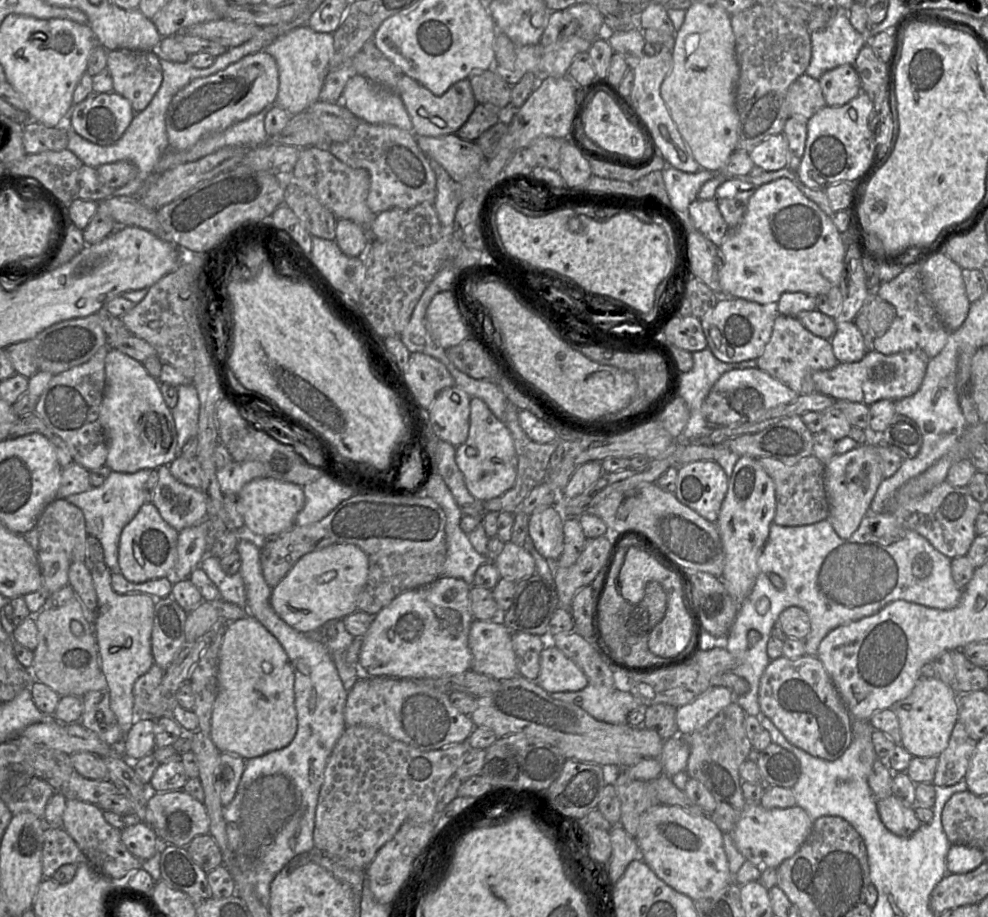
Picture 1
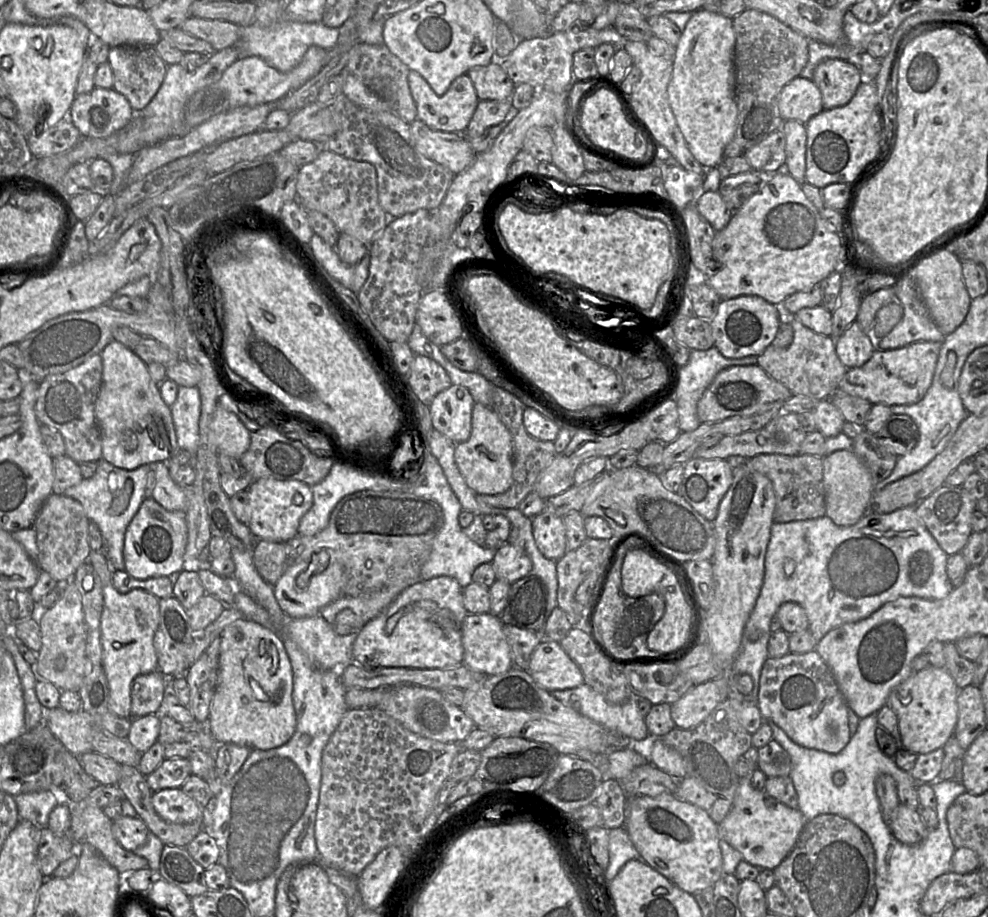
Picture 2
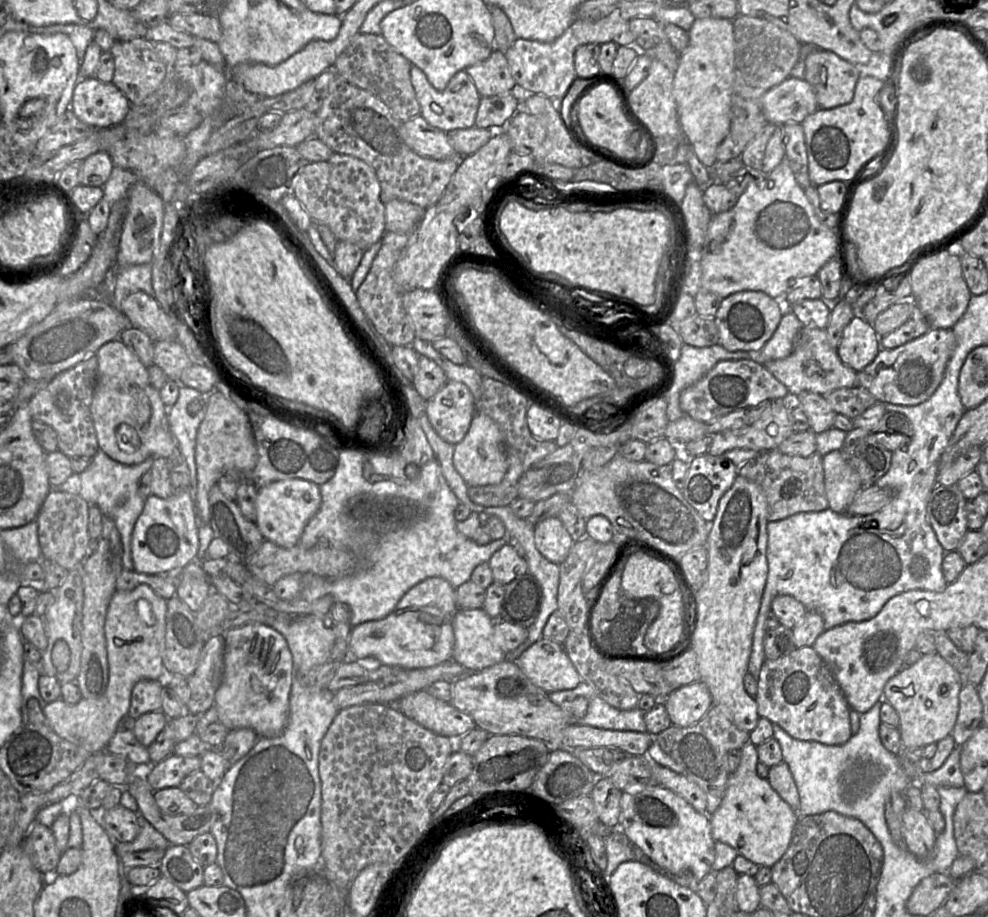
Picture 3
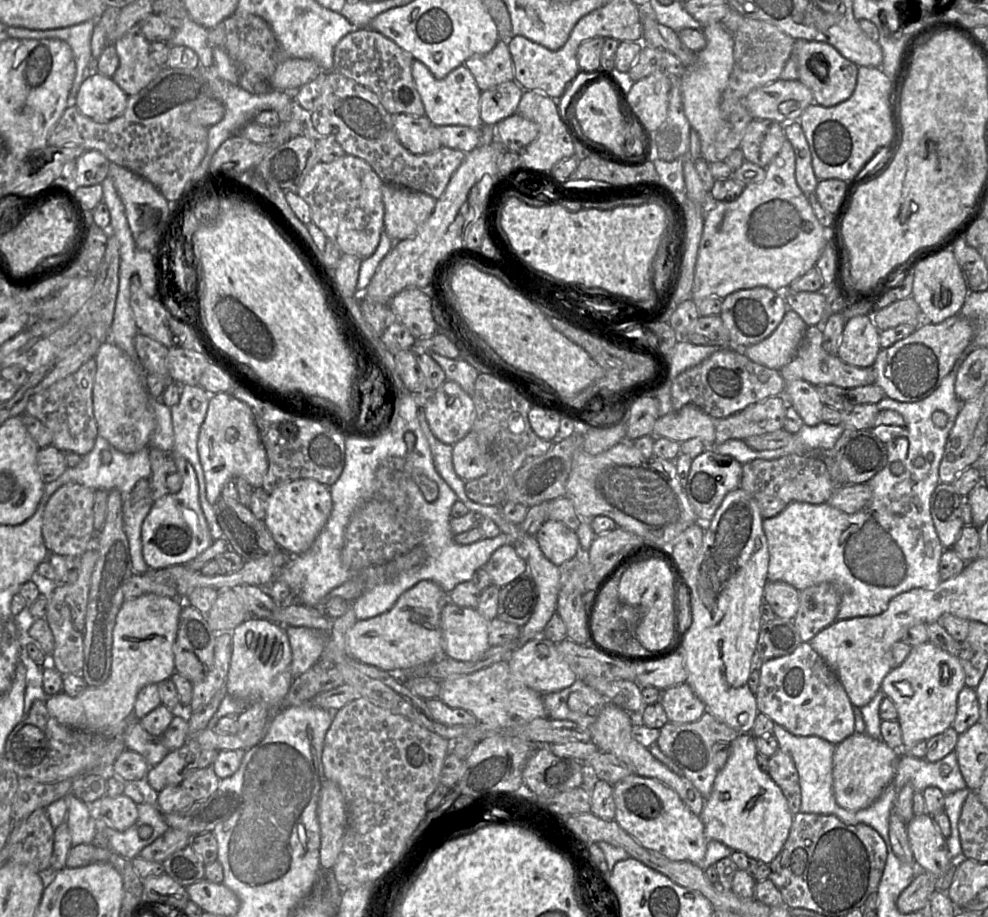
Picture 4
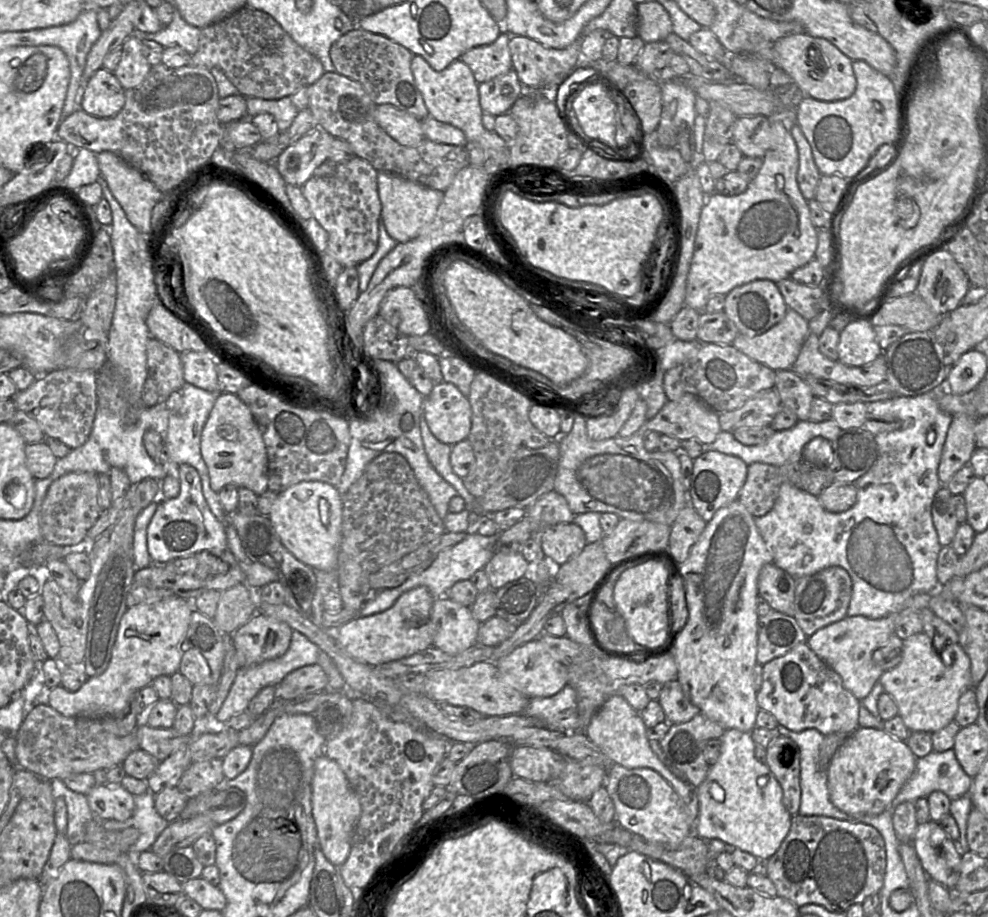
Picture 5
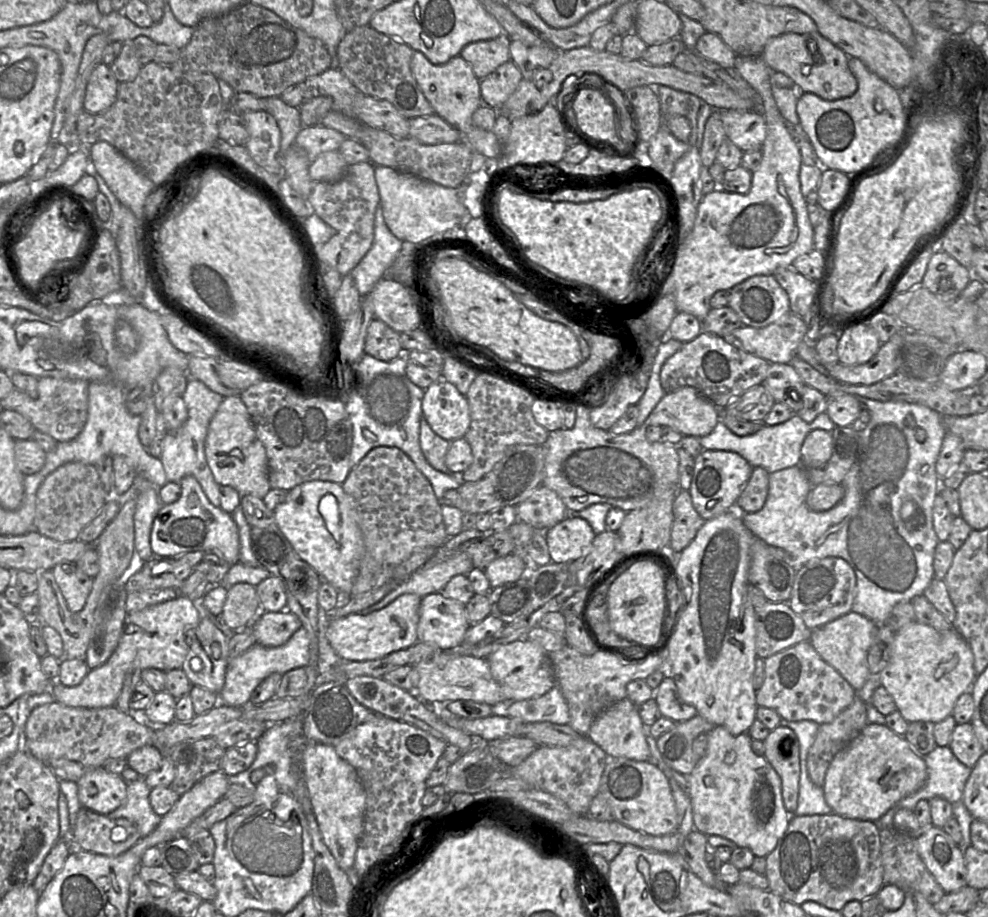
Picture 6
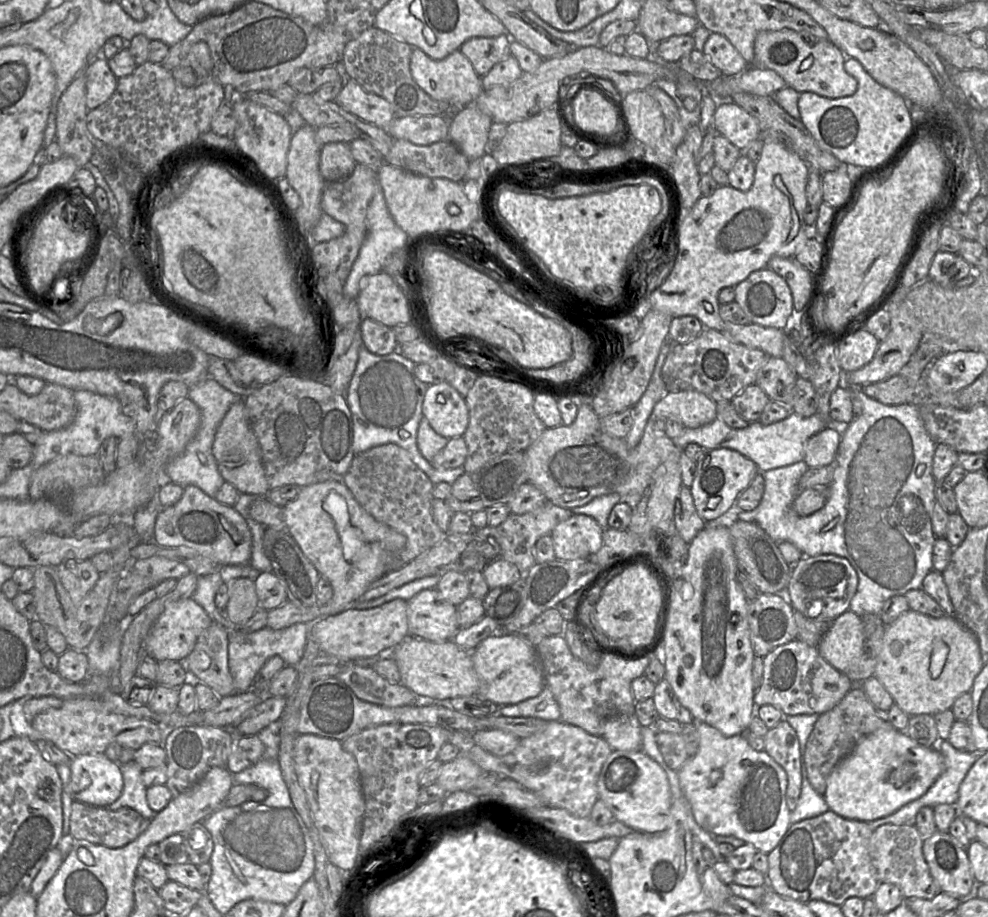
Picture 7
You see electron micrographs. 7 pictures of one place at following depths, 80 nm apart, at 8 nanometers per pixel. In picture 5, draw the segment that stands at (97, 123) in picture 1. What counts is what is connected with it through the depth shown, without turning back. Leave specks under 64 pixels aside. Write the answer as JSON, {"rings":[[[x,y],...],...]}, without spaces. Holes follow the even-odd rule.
{"rings":[[[99,68],[89,79],[86,86],[83,88],[81,93],[81,82],[80,82],[80,109],[89,115],[98,118],[109,118],[116,115],[123,108],[125,104],[125,89],[120,85],[119,81],[113,74],[105,68]]]}

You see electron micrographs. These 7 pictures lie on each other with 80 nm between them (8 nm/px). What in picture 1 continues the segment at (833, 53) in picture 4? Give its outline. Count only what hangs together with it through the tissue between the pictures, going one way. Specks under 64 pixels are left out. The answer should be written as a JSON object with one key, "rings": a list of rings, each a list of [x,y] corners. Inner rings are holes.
{"rings":[[[854,65],[828,70],[818,81],[827,106],[843,106],[861,92],[860,77]]]}

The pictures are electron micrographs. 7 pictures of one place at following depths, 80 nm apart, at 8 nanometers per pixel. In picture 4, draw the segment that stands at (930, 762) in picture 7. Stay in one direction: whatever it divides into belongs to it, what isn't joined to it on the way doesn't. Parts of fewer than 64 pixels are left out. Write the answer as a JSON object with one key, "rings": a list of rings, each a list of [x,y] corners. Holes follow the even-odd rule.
{"rings":[[[853,733],[847,737],[836,745],[833,755],[832,778],[836,803],[851,812],[869,807],[893,781],[898,758],[899,751],[866,733]]]}

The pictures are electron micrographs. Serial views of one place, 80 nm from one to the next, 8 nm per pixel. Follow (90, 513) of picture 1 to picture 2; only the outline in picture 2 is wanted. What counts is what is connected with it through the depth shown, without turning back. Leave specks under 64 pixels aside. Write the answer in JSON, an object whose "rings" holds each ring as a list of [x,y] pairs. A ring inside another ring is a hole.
{"rings":[[[101,459],[97,462],[97,470],[91,478],[83,479],[79,484],[67,488],[63,493],[78,501],[88,520],[99,527],[109,560],[116,571],[125,569],[123,556],[125,533],[145,499],[146,476],[150,470],[149,464],[134,470],[124,470]]]}

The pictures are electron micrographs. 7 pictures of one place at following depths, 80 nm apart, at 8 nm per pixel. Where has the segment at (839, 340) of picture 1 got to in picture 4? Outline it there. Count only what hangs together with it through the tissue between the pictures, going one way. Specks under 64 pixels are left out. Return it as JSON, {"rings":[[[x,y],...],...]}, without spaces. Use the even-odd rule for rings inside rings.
{"rings":[[[871,315],[856,316],[845,323],[837,354],[841,361],[860,368],[873,367],[880,350],[879,330]]]}

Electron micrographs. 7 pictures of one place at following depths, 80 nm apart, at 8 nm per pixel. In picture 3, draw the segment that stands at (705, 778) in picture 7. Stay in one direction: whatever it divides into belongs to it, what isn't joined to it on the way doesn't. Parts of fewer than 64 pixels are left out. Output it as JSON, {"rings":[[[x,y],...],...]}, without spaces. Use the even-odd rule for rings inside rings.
{"rings":[[[748,741],[741,748],[739,766],[730,774],[719,808],[710,815],[711,833],[715,841],[731,846],[760,867],[771,868],[788,849],[799,817],[771,787],[768,779],[757,775],[757,763],[757,747]]]}

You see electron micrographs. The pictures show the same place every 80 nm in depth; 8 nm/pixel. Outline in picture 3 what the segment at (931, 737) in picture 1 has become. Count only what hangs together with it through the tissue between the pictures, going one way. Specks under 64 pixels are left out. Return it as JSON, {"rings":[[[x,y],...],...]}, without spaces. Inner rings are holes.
{"rings":[[[938,653],[922,655],[915,664],[903,668],[887,681],[883,700],[898,714],[903,751],[936,743],[952,733],[963,685],[964,678]]]}

